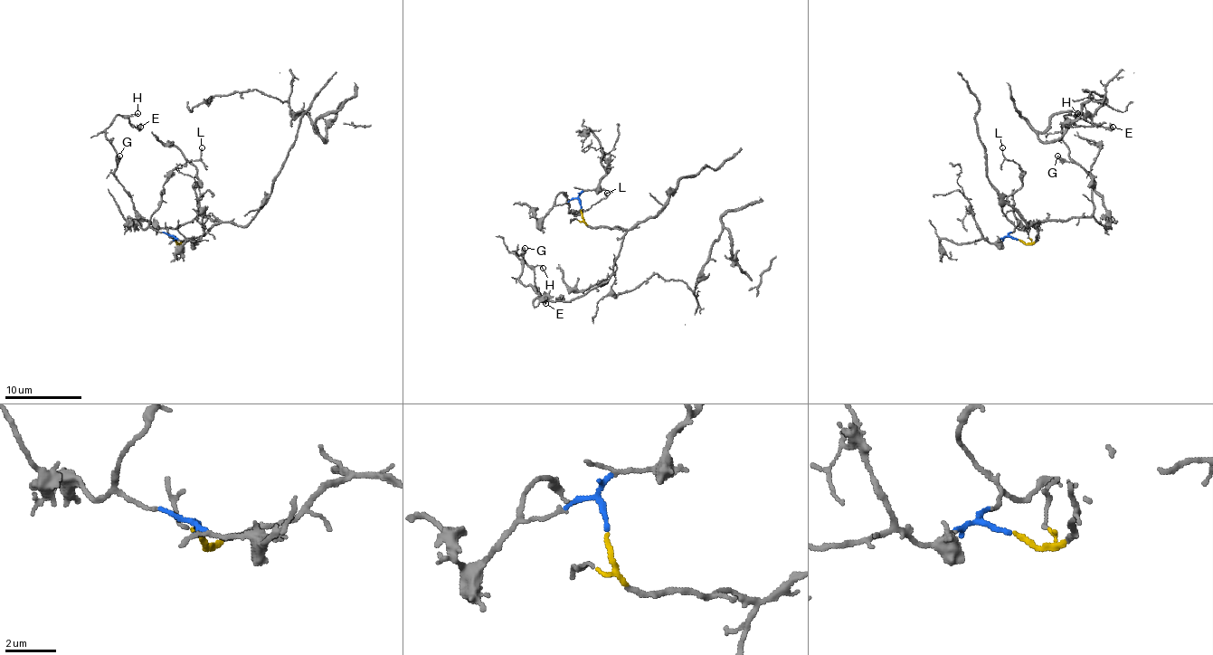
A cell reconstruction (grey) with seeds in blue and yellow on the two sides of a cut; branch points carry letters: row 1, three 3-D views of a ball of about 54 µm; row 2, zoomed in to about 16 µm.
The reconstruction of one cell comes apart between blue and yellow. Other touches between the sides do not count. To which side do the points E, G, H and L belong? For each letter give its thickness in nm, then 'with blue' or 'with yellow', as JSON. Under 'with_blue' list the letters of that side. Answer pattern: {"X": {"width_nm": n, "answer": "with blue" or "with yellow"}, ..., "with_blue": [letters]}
{"E": {"width_nm": 400, "answer": "with yellow"}, "G": {"width_nm": 320, "answer": "with yellow"}, "H": {"width_nm": 120, "answer": "with yellow"}, "L": {"width_nm": 110, "answer": "with blue"}, "with_blue": ["L"]}

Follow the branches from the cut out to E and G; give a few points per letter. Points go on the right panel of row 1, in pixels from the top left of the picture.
E: (1018, 238), (1032, 244), (1036, 227), (1090, 215), (1109, 229), (1061, 126), (1066, 115), (1113, 126)
G: (1018, 238), (1032, 244), (1036, 227), (1090, 215), (1105, 229), (1111, 227), (1090, 175), (1056, 155)

